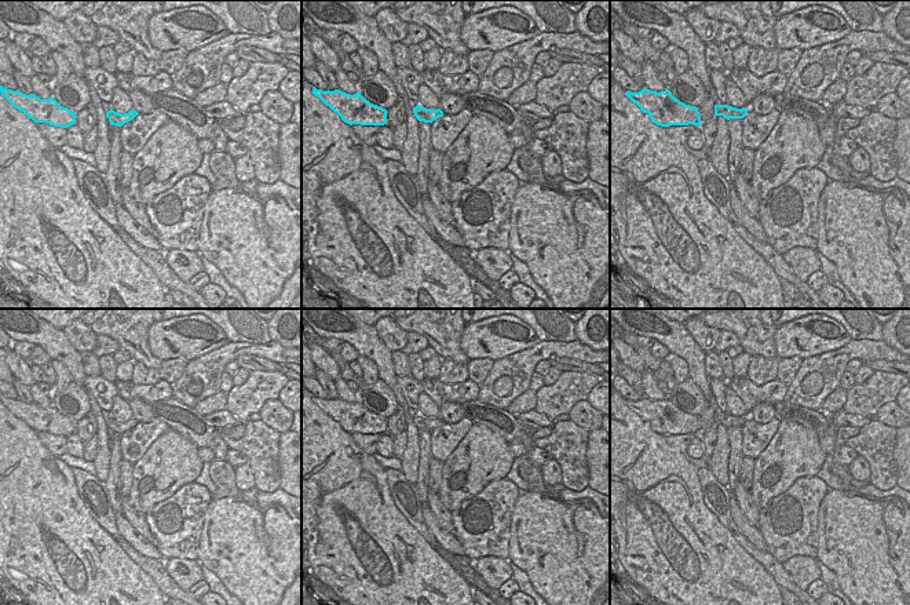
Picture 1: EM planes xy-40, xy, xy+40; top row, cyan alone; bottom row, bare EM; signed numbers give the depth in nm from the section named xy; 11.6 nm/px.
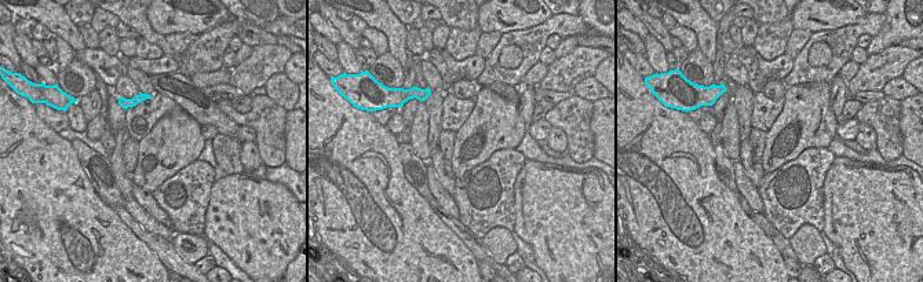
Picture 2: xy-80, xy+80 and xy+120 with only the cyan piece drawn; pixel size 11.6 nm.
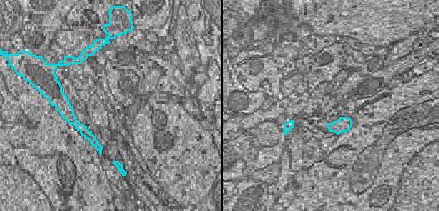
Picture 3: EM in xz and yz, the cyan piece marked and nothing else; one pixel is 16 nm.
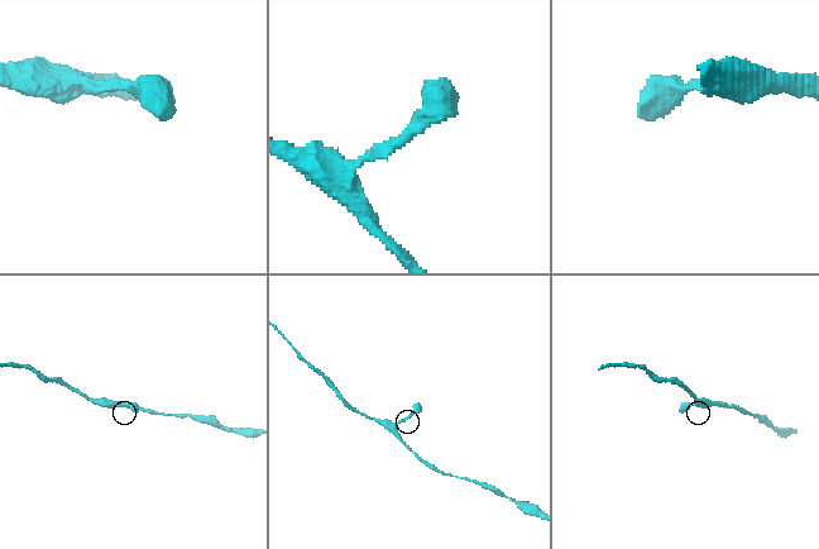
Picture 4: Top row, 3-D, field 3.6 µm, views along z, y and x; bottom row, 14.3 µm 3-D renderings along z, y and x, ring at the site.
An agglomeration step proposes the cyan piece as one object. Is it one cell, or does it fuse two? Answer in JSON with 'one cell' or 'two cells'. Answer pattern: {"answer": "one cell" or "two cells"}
{"answer": "one cell"}

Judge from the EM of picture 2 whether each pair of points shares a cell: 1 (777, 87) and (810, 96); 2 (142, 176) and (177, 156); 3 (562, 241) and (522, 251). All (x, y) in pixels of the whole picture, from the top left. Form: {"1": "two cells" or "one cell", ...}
{"1": "two cells", "2": "one cell", "3": "two cells"}

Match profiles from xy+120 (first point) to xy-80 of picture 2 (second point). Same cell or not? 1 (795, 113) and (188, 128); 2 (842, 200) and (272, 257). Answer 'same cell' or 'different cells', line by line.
1: same cell
2: same cell

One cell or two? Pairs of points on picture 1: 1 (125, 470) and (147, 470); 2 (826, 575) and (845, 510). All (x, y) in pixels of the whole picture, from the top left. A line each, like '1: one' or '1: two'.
1: two
2: two

